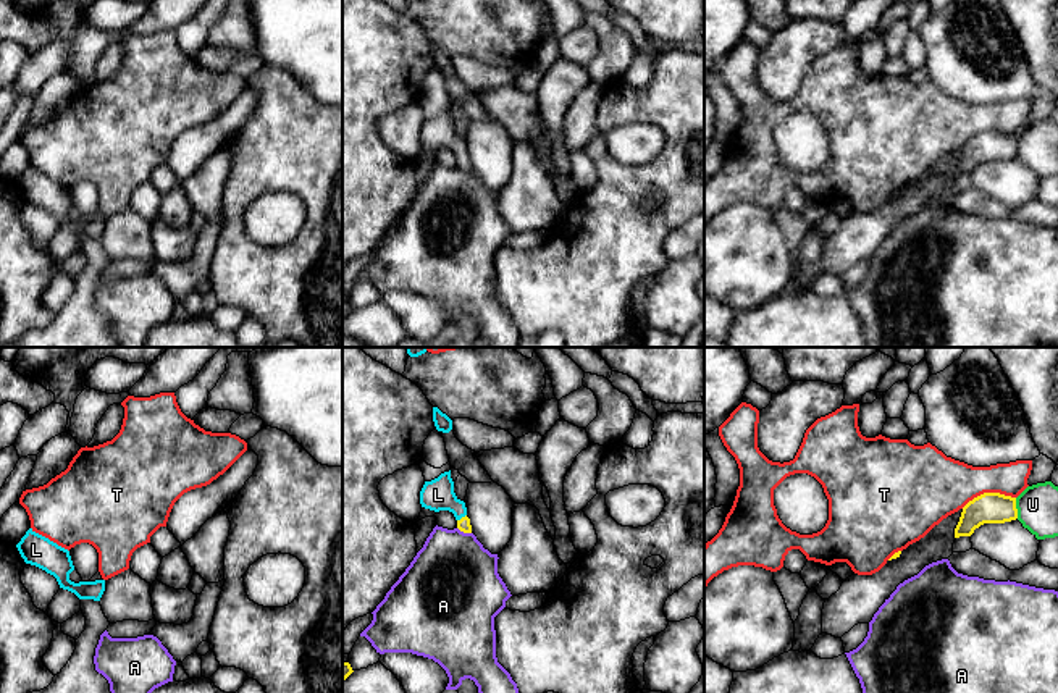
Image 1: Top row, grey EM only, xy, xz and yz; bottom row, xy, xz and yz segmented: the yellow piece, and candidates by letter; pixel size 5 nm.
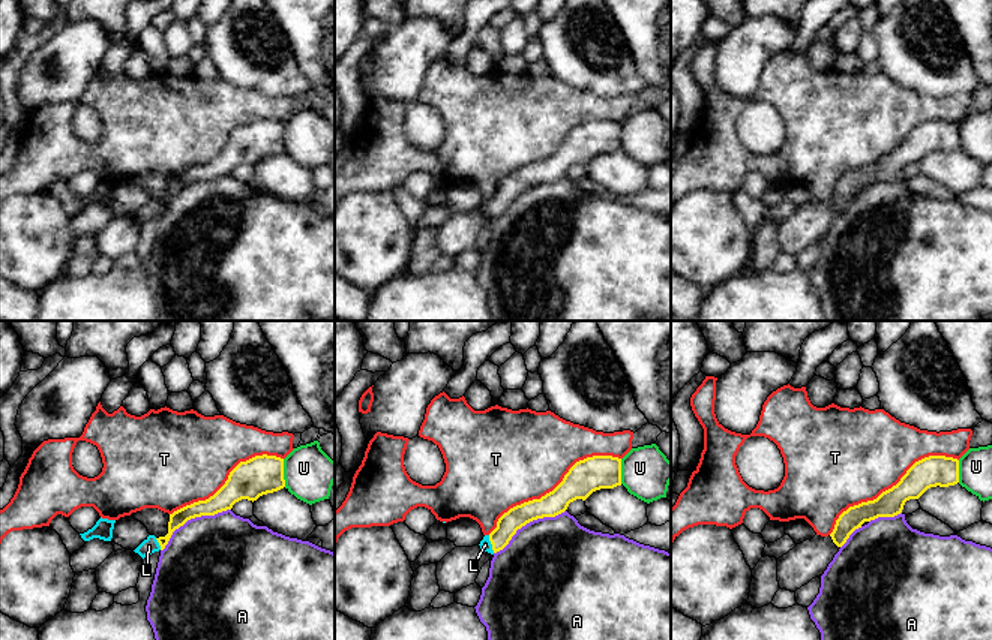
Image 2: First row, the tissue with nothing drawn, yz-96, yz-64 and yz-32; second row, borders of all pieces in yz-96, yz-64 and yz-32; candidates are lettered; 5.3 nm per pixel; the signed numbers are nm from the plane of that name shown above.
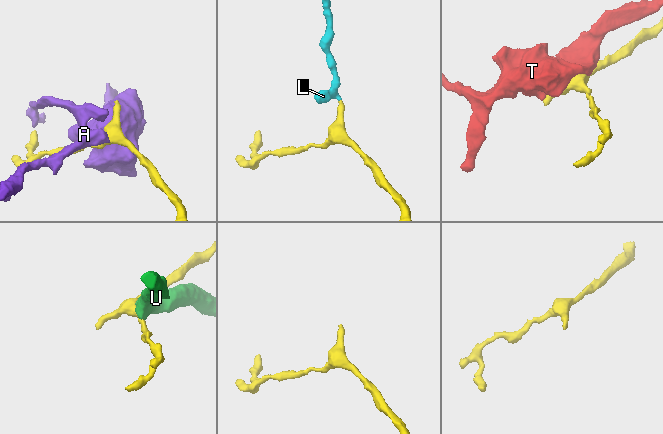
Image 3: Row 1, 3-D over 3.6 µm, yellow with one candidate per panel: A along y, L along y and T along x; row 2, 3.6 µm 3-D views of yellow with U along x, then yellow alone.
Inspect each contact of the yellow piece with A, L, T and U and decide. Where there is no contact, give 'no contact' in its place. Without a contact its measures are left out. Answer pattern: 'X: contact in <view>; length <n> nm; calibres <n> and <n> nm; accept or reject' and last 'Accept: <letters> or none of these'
A: contact in xz; length 80 nm; calibres 70 and 440 nm; reject
L: contact in xz; length 60 nm; calibres 70 and 160 nm; accept
T: contact in yz; length 280 nm; calibres 160 and 300 nm; reject
U: contact in yz; length 110 nm; calibres 160 and 200 nm; reject
Accept: L

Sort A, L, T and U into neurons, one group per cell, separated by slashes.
A / L / T / U

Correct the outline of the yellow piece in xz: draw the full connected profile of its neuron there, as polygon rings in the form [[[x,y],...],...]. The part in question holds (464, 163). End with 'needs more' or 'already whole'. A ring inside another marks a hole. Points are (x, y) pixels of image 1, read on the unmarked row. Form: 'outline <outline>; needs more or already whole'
outline [[[451,108],[441,111],[431,120],[425,120],[420,129],[420,142],[425,147],[439,150],[449,149],[457,158],[457,166],[464,171],[472,171],[470,157],[467,155],[465,141],[460,139],[454,131],[454,120],[451,116]]]; needs more

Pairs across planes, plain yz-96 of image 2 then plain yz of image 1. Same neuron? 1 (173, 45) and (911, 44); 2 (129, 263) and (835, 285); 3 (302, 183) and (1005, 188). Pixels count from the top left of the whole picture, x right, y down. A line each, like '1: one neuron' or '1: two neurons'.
1: two neurons
2: two neurons
3: one neuron

